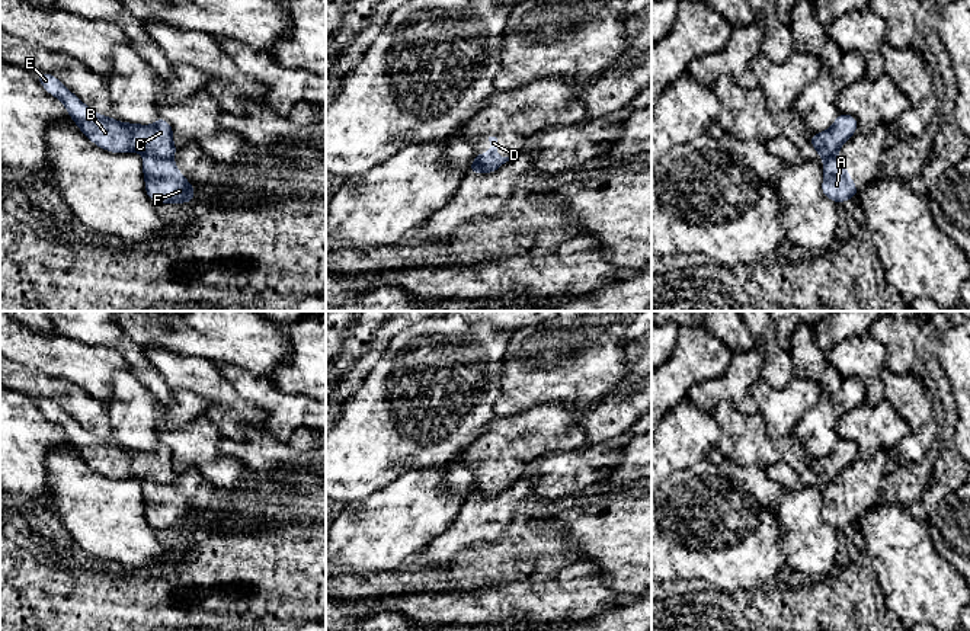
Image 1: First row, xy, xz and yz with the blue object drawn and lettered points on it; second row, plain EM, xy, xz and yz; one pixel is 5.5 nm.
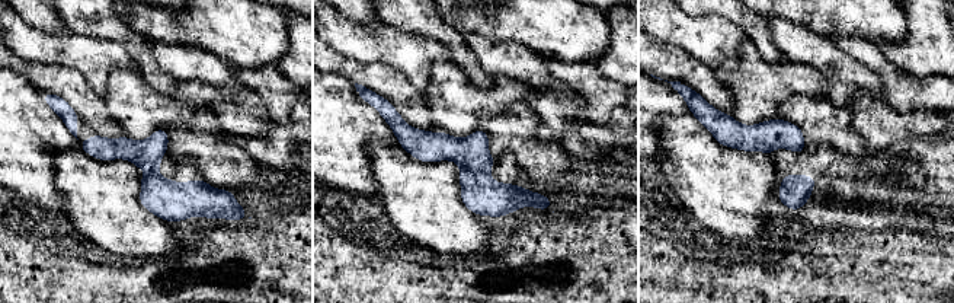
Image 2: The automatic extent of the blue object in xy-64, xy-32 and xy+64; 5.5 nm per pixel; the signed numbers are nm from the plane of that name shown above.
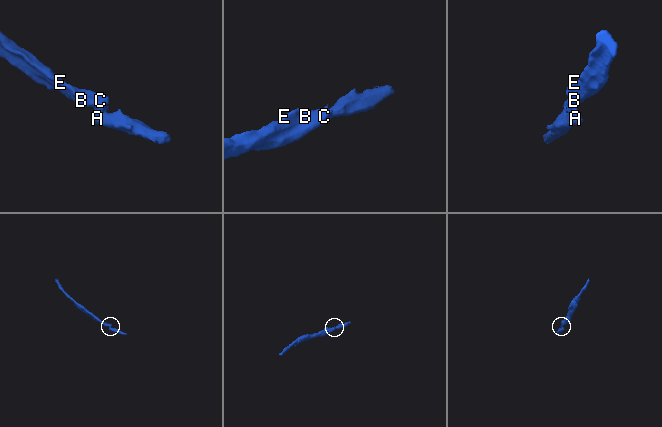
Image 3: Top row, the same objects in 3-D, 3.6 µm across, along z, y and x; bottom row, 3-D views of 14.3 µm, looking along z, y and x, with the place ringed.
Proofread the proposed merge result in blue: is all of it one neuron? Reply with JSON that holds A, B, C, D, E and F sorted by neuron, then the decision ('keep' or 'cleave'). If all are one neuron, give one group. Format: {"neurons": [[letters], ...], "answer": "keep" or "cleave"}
{"neurons": [["A", "F"], ["B", "C", "D", "E"]], "answer": "cleave"}

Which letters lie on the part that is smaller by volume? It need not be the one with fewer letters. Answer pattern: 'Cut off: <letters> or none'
Cut off: A, F

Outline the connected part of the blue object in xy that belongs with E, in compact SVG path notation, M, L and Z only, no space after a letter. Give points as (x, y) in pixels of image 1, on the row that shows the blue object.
M36 73L41 86L60 99L79 129L97 147L111 153L140 153L159 158L173 158L177 147L173 144L173 128L159 118L151 125L119 122L103 116L83 103L57 77Z

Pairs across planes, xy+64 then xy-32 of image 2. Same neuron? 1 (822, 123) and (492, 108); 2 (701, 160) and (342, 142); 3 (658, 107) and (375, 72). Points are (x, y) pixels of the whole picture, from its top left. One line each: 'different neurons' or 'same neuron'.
1: different neurons
2: different neurons
3: different neurons

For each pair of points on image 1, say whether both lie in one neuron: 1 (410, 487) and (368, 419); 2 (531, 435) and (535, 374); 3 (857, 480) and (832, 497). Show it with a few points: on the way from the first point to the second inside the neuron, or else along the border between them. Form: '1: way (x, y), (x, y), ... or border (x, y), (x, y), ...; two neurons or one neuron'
1: border (437, 465), (407, 470), (374, 493); two neurons
2: border (566, 403), (543, 403), (518, 415), (499, 418); two neurons
3: way (851, 486), (838, 497); one neuron

